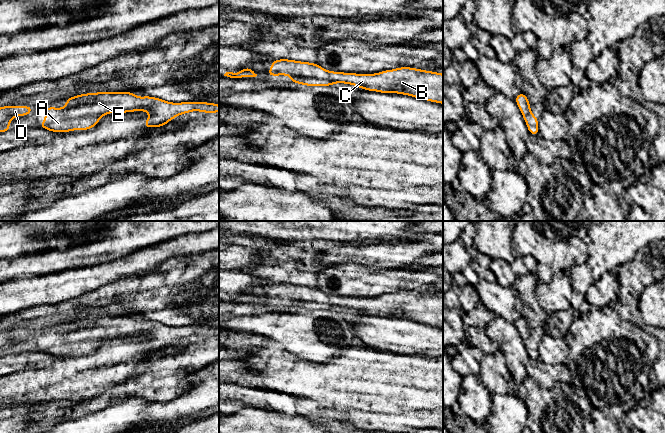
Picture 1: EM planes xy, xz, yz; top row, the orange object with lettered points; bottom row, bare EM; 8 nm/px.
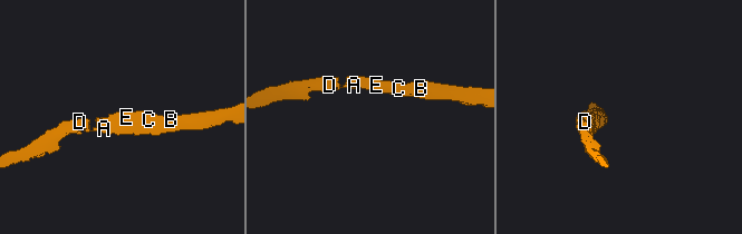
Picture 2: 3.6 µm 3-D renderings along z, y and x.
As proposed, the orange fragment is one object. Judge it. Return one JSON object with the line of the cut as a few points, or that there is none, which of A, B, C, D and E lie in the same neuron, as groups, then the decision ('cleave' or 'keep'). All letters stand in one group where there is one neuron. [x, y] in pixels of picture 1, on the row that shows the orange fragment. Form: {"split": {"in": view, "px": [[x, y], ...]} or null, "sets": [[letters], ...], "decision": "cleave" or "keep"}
{"split": null, "sets": [["A", "B", "C", "D", "E"]], "decision": "keep"}

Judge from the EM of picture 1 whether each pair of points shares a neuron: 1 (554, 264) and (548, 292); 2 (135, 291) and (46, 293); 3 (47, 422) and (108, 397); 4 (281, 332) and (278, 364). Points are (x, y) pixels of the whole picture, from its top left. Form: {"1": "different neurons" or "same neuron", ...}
{"1": "different neurons", "2": "different neurons", "3": "same neuron", "4": "different neurons"}

